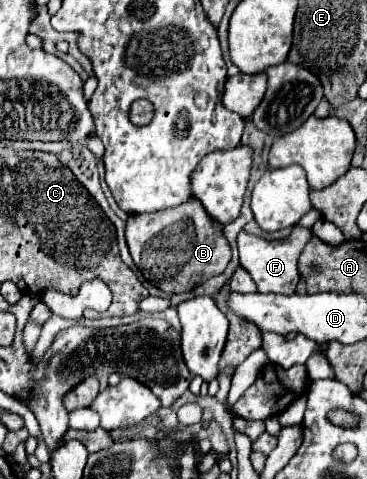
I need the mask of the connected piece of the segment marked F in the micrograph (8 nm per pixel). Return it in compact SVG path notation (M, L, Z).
M295 224L291 234L283 240L265 240L247 232L239 232L237 246L239 246L239 256L241 256L241 266L251 274L253 282L257 284L257 292L295 294L297 282L301 278L297 272L297 258L311 236L313 236L311 228L305 228L301 224Z

